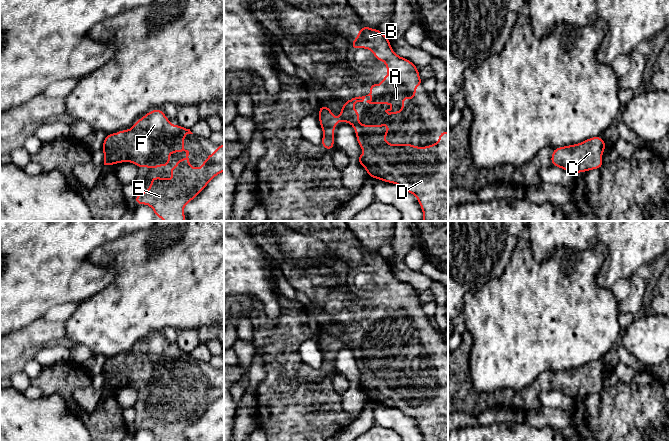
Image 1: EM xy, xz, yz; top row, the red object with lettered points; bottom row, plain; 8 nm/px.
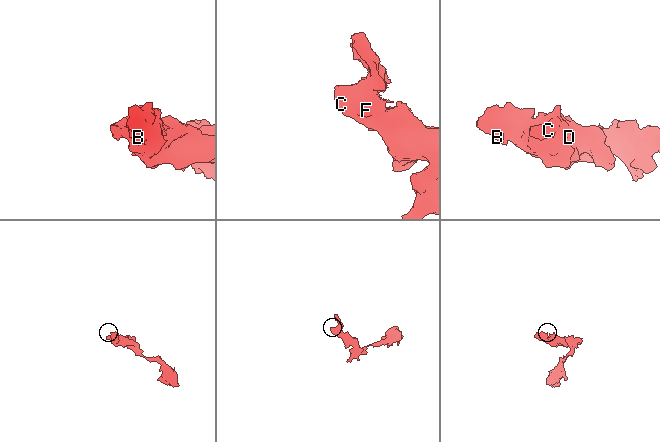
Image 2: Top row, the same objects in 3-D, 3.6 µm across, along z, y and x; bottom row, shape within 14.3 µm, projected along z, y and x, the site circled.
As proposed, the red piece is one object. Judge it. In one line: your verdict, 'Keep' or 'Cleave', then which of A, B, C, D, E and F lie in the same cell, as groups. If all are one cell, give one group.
Keep. Groups: A B C D E F

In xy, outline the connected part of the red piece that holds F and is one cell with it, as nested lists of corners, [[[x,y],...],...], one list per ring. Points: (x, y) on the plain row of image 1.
[[[151,334],[131,353],[106,359],[101,390],[132,386],[138,392],[154,393],[168,390],[171,376],[185,375],[186,382],[177,384],[176,391],[169,393],[175,405],[152,400],[148,414],[134,422],[138,429],[149,429],[156,441],[185,441],[184,430],[224,395],[224,368],[217,370],[214,378],[209,377],[199,391],[190,391],[189,375],[183,372],[186,358],[193,357],[172,349],[163,334]]]

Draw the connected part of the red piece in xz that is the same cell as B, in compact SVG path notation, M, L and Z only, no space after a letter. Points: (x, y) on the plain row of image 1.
M364 249L357 258L357 262L352 264L351 273L366 272L374 277L374 281L378 285L386 287L386 294L388 299L382 302L382 307L369 308L370 317L366 320L371 320L372 324L367 324L369 328L392 328L395 327L394 332L385 334L388 339L401 338L402 333L406 331L402 322L406 321L409 325L416 322L416 311L422 309L422 304L419 301L418 292L408 283L398 280L391 272L389 262L387 262L380 254L371 253Z

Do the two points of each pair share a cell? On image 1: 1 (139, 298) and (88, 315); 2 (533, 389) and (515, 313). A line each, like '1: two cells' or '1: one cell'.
1: one cell
2: two cells

